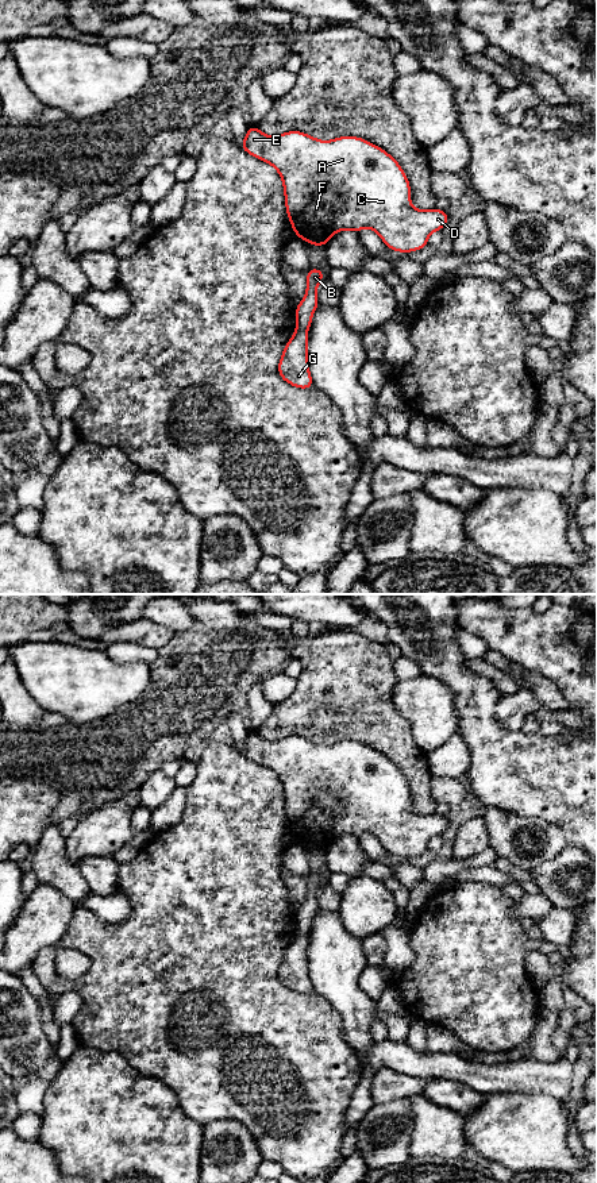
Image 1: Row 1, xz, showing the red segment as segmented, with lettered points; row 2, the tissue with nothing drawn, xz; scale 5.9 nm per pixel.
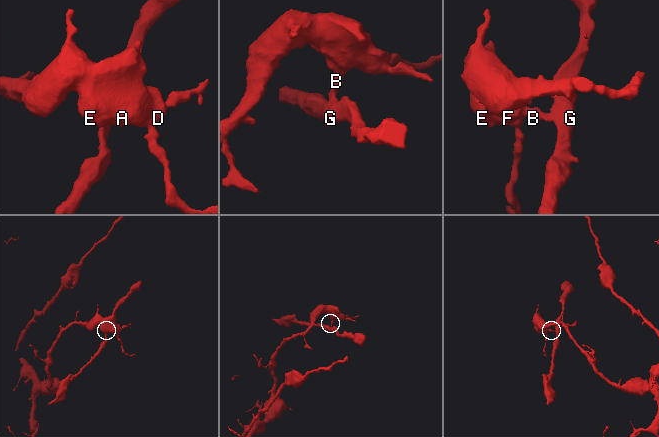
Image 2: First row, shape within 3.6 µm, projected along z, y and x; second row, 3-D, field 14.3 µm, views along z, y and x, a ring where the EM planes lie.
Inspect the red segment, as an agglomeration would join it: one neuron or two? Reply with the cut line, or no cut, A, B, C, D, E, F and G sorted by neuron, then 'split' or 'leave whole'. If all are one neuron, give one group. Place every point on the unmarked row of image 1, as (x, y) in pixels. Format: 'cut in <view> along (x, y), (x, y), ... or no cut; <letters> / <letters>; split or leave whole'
cut in xz along (296, 933), (307, 936); A B C D E F / G; split

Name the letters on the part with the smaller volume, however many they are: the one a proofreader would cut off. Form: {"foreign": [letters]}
{"foreign": ["G"]}

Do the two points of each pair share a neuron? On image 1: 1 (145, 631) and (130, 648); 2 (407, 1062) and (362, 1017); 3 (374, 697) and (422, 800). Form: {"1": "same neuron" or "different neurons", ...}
{"1": "different neurons", "2": "different neurons", "3": "same neuron"}

